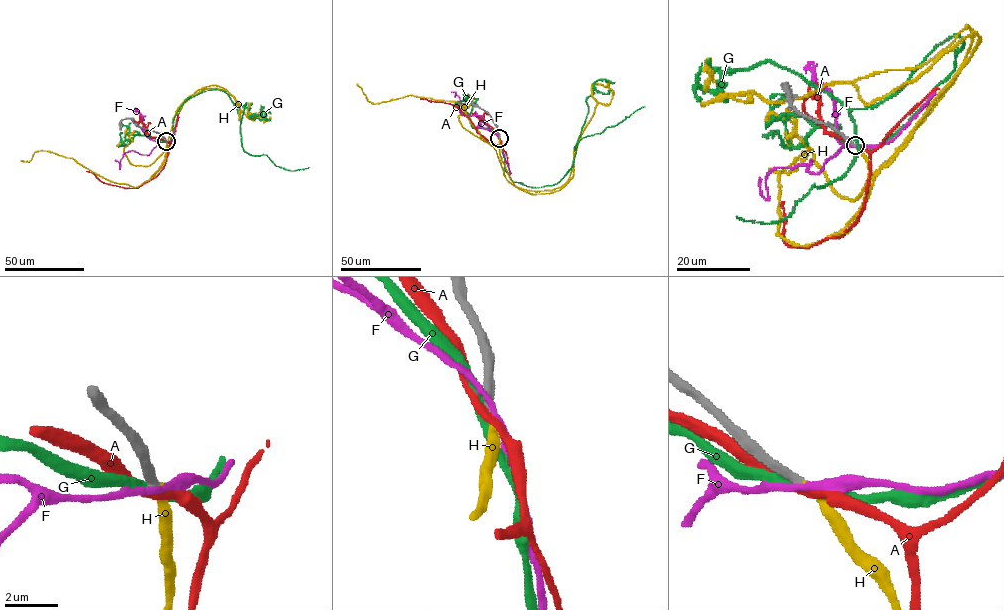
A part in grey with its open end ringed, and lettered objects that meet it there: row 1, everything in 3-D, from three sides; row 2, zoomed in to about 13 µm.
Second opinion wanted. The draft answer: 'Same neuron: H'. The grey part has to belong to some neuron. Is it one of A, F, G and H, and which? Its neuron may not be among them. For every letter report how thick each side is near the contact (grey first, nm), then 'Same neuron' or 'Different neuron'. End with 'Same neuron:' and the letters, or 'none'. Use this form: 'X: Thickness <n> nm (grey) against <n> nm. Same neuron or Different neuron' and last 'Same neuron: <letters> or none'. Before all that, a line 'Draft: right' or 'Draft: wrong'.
Draft: right
A: Thickness 320 nm (grey) against 280 nm. Different neuron
F: Thickness 340 nm (grey) against 200 nm. Different neuron
G: Thickness 360 nm (grey) against 320 nm. Different neuron
H: Thickness 320 nm (grey) against 260 nm. Same neuron
Same neuron: H

